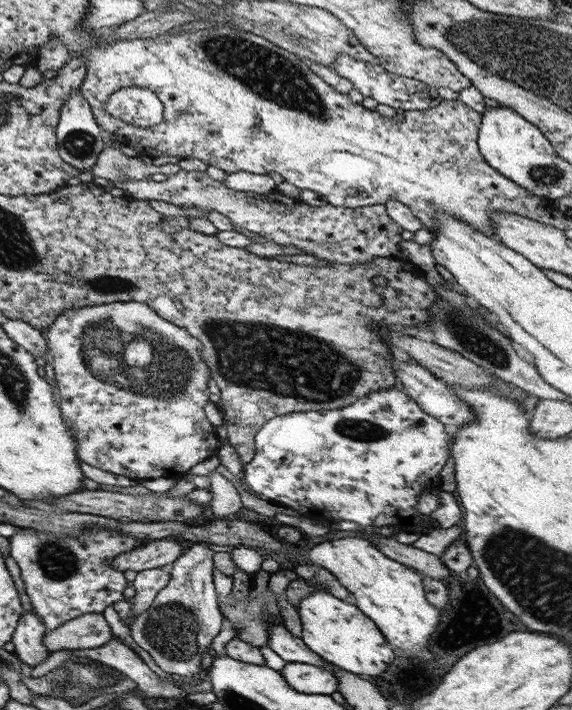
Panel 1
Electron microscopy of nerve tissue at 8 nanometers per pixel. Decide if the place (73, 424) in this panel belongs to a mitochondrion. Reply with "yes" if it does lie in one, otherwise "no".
no

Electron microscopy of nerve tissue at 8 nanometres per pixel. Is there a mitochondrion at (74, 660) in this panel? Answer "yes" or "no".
no

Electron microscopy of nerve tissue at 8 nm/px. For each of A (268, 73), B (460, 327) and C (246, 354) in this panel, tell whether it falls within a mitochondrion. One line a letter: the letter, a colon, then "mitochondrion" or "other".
A: mitochondrion
B: mitochondrion
C: mitochondrion

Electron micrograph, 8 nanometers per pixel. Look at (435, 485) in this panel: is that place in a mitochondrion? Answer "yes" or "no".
no

